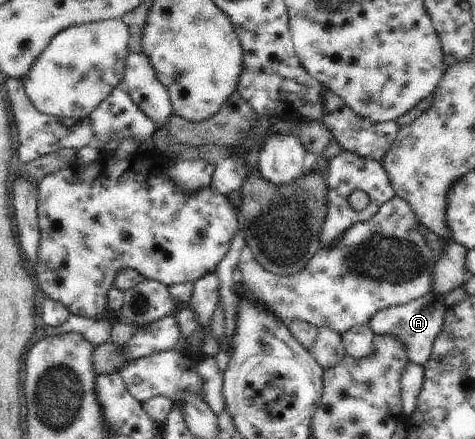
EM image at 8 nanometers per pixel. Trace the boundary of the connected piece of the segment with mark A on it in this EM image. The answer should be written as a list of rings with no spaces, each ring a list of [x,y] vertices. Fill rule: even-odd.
[[[430,290],[426,295],[411,302],[390,306],[377,311],[367,324],[375,334],[386,334],[399,339],[405,345],[409,361],[426,366],[434,342],[443,328],[443,319],[446,310],[447,307],[444,299],[438,297]]]

